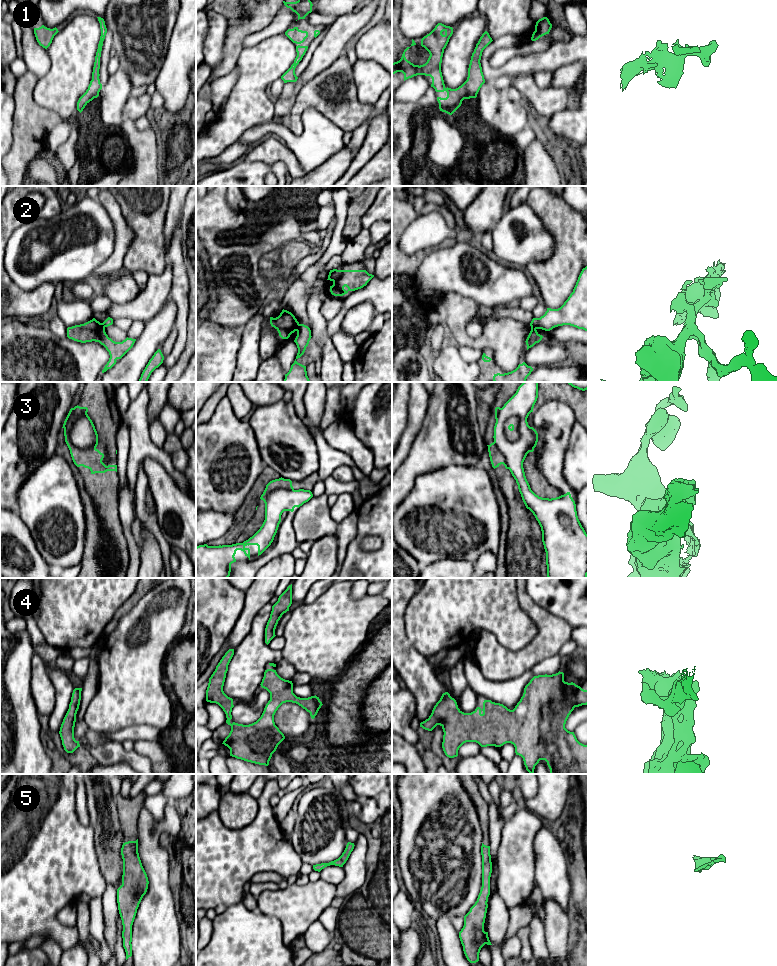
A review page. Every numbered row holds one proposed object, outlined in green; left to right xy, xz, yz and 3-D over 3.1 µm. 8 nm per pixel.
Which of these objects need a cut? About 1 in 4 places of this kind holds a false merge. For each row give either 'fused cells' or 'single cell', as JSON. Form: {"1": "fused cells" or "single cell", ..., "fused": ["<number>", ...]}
{"1": "single cell", "2": "fused cells", "3": "fused cells", "4": "single cell", "5": "single cell", "fused": ["2", "3"]}

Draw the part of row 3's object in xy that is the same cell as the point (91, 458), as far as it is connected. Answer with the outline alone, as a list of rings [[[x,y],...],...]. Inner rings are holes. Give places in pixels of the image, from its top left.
[[[75,406],[71,408],[63,424],[65,442],[70,450],[70,454],[74,464],[77,467],[83,466],[91,471],[91,474],[105,473],[107,471],[116,471],[117,465],[106,466],[102,460],[104,454],[98,449],[92,447],[88,449],[80,449],[75,447],[70,440],[70,432],[74,422],[83,414],[87,414],[87,407]]]

